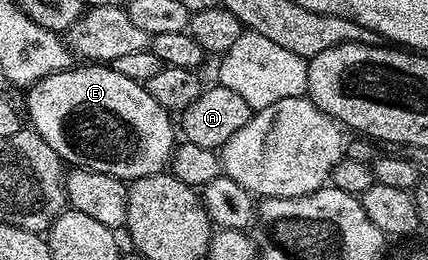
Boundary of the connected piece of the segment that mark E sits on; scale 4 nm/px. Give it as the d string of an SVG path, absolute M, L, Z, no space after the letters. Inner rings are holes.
M75 64L70 70L59 70L36 82L26 91L27 114L31 117L30 129L57 152L64 163L75 168L92 170L122 178L130 184L136 178L158 174L170 163L177 145L177 126L171 123L172 115L153 96L149 96L142 81L121 76L121 72L107 64Z

